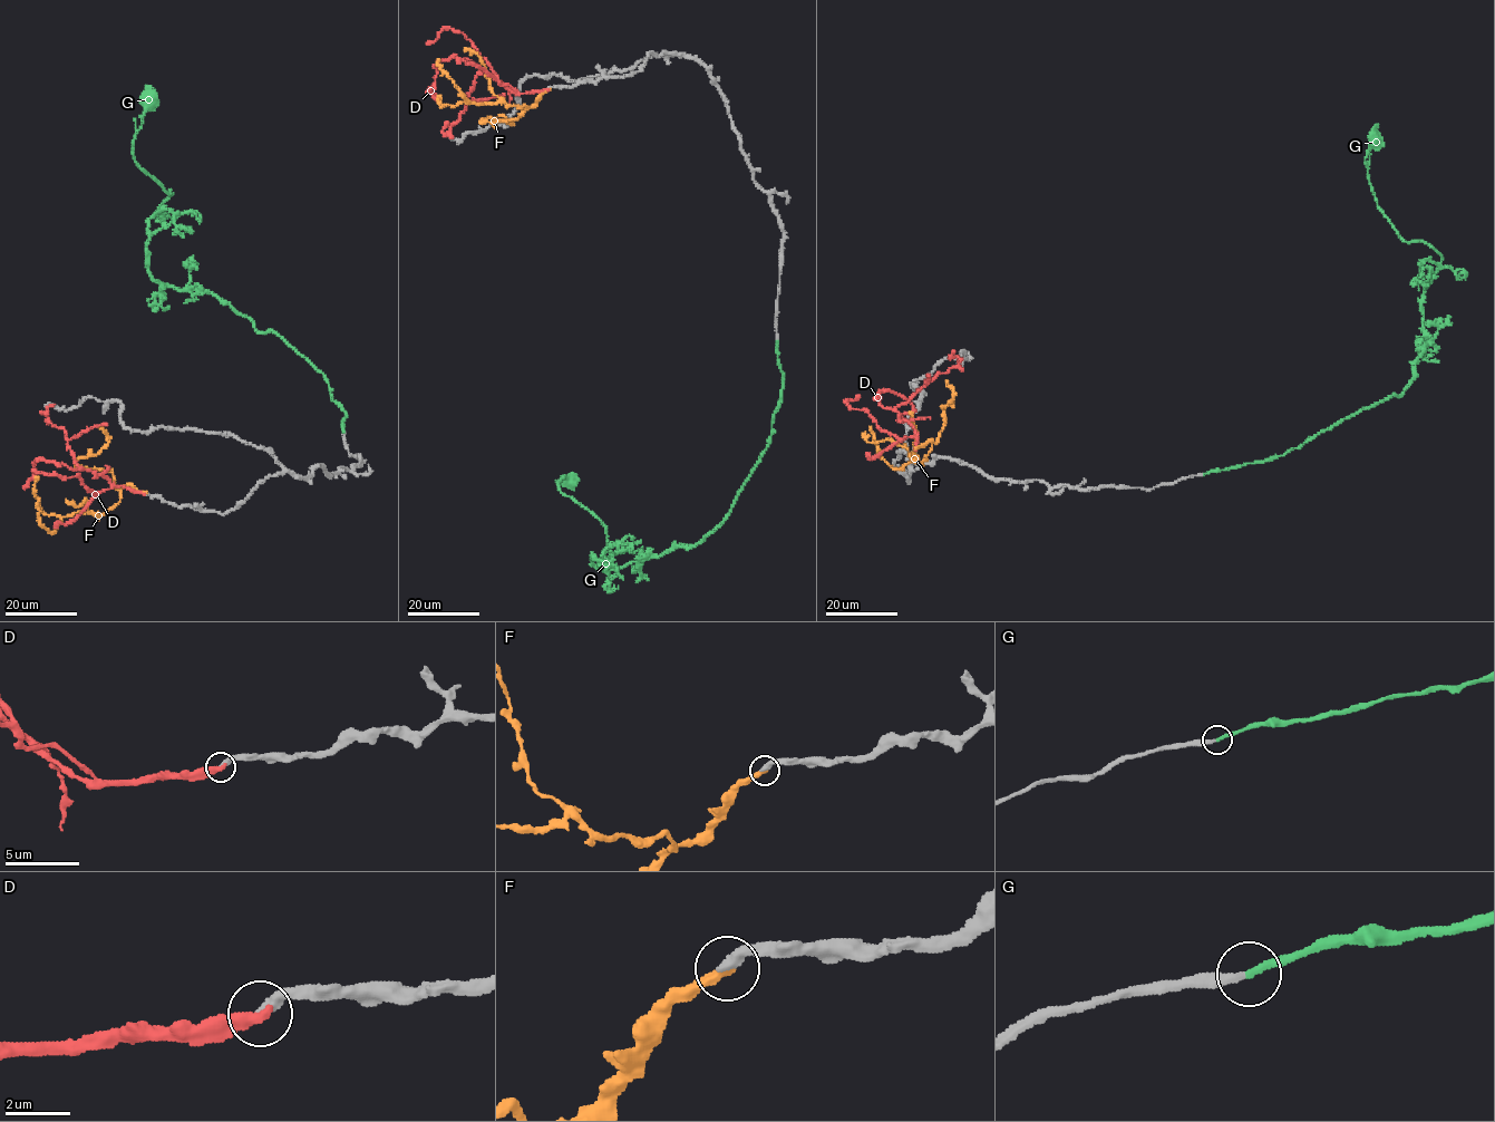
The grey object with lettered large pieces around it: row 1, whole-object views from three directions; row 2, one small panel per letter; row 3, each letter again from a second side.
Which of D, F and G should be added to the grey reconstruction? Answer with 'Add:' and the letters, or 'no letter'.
Add: F, G

